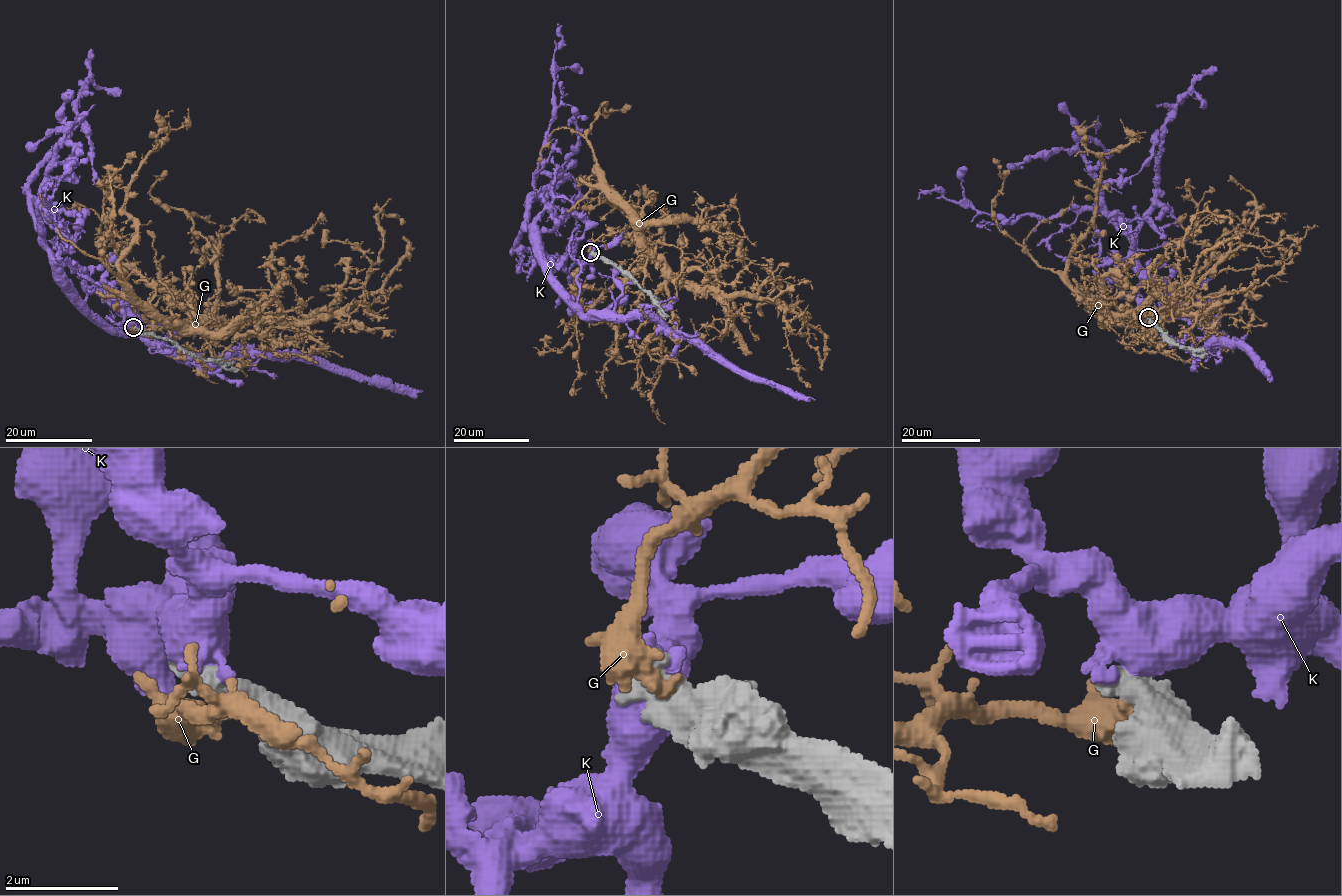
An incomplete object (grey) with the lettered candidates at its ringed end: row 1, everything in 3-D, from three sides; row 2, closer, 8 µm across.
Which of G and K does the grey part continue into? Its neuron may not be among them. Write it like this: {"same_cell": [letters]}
{"same_cell": []}

